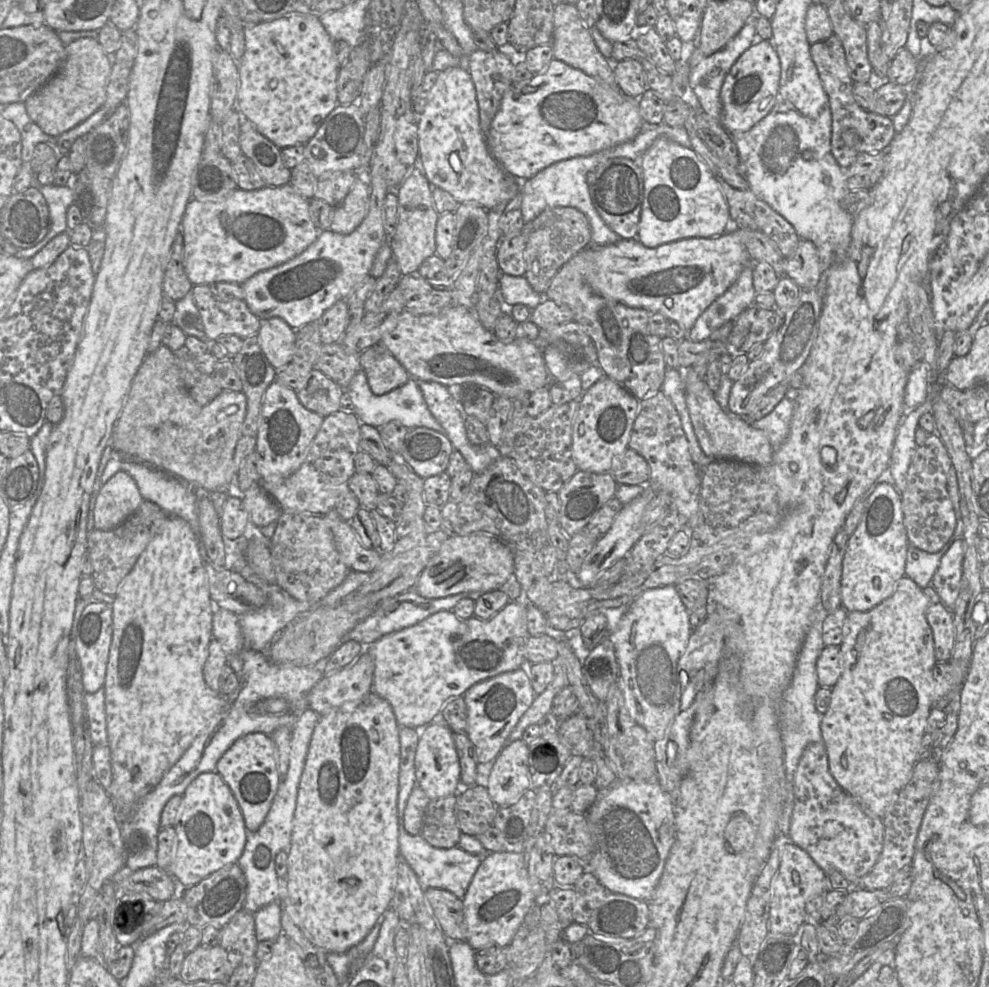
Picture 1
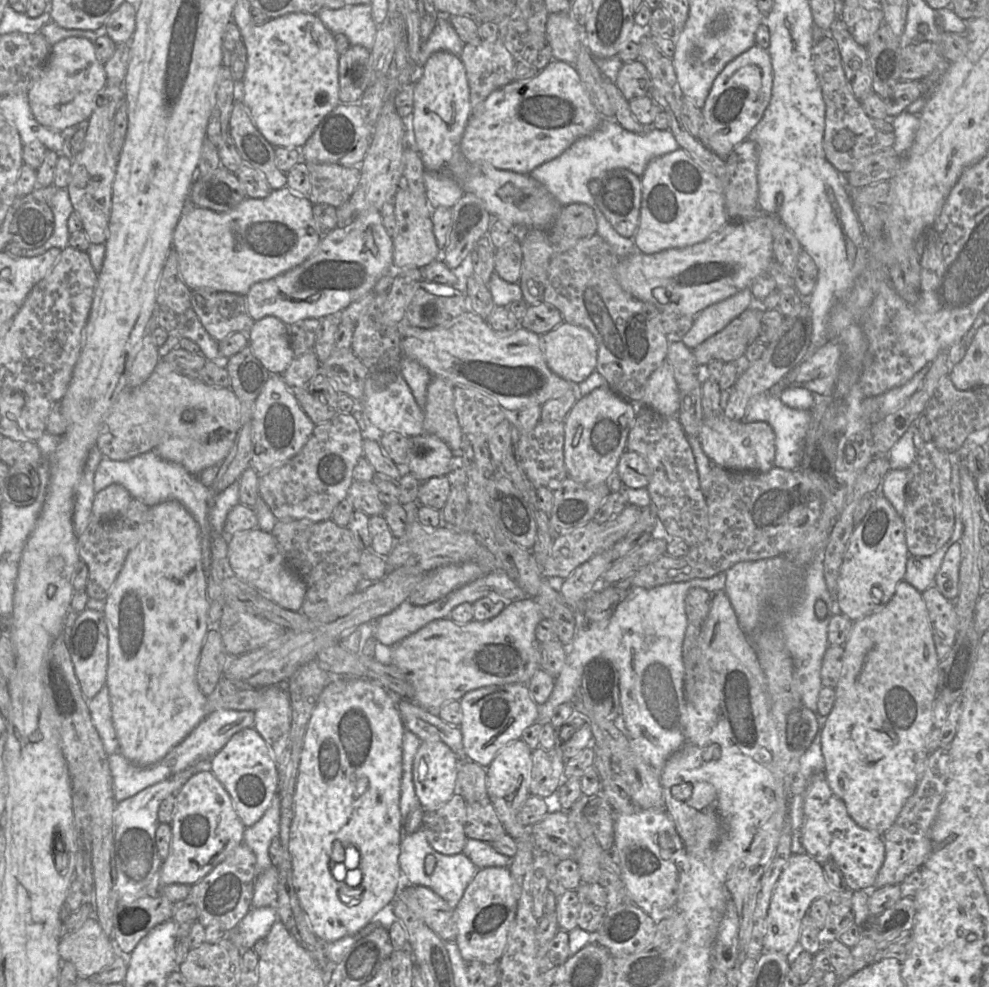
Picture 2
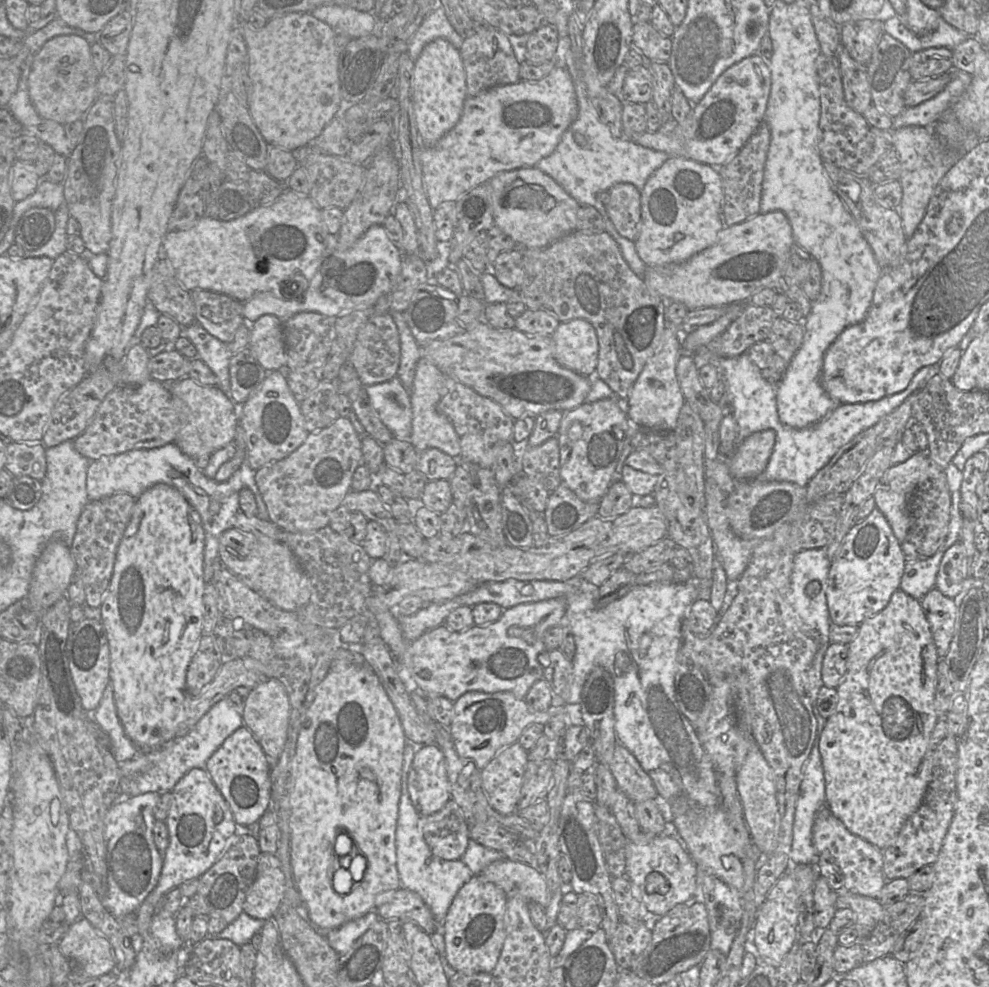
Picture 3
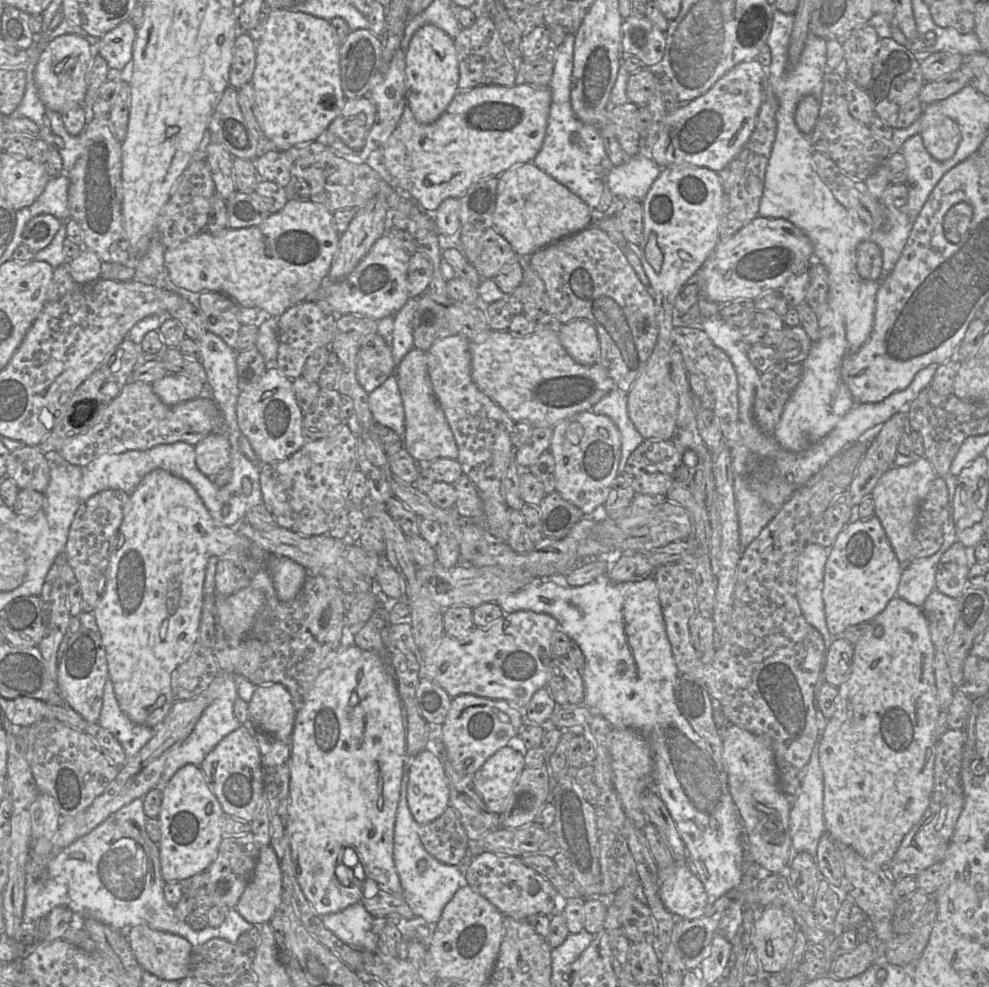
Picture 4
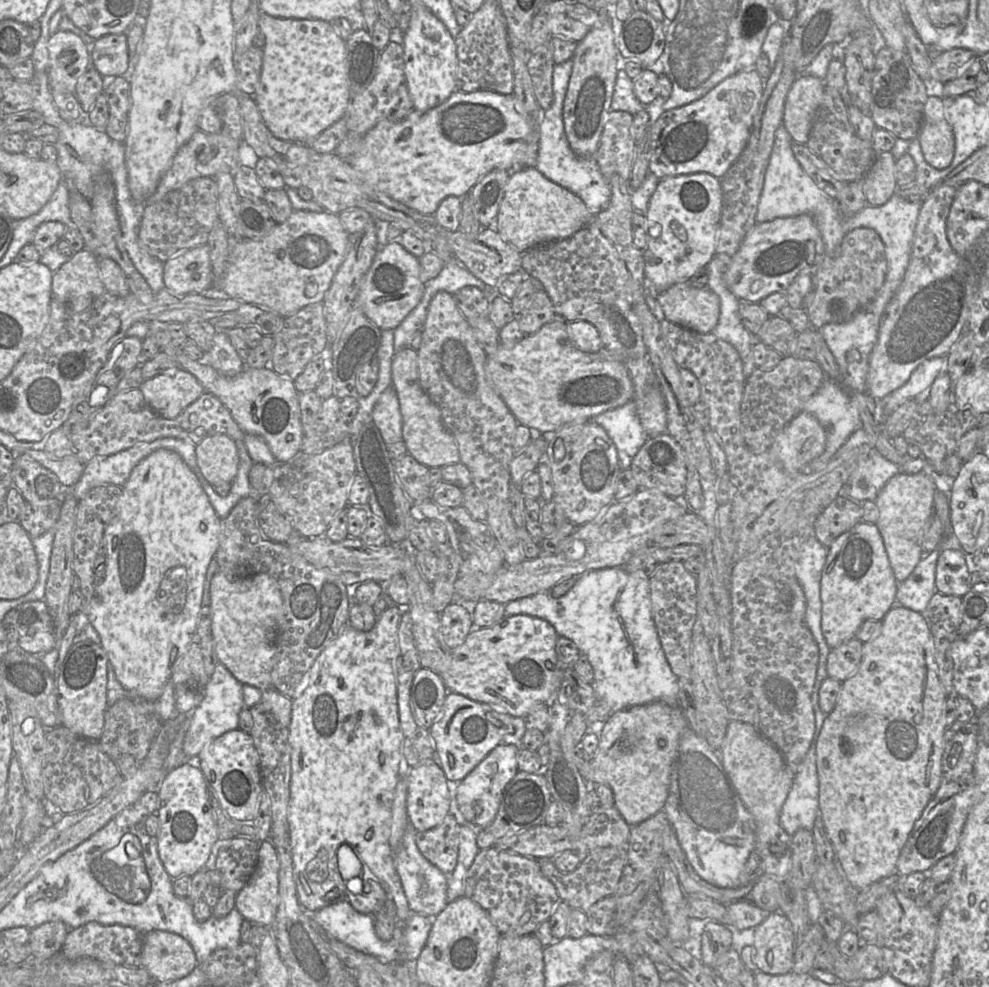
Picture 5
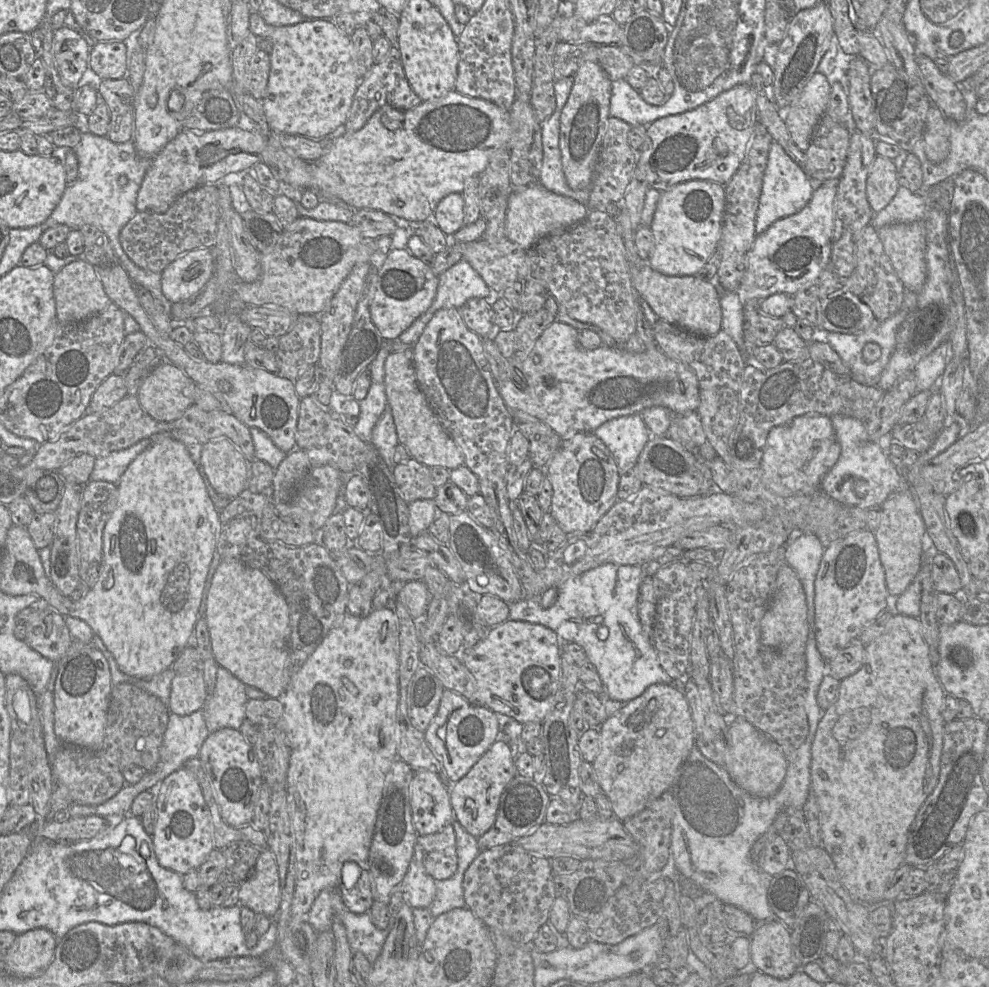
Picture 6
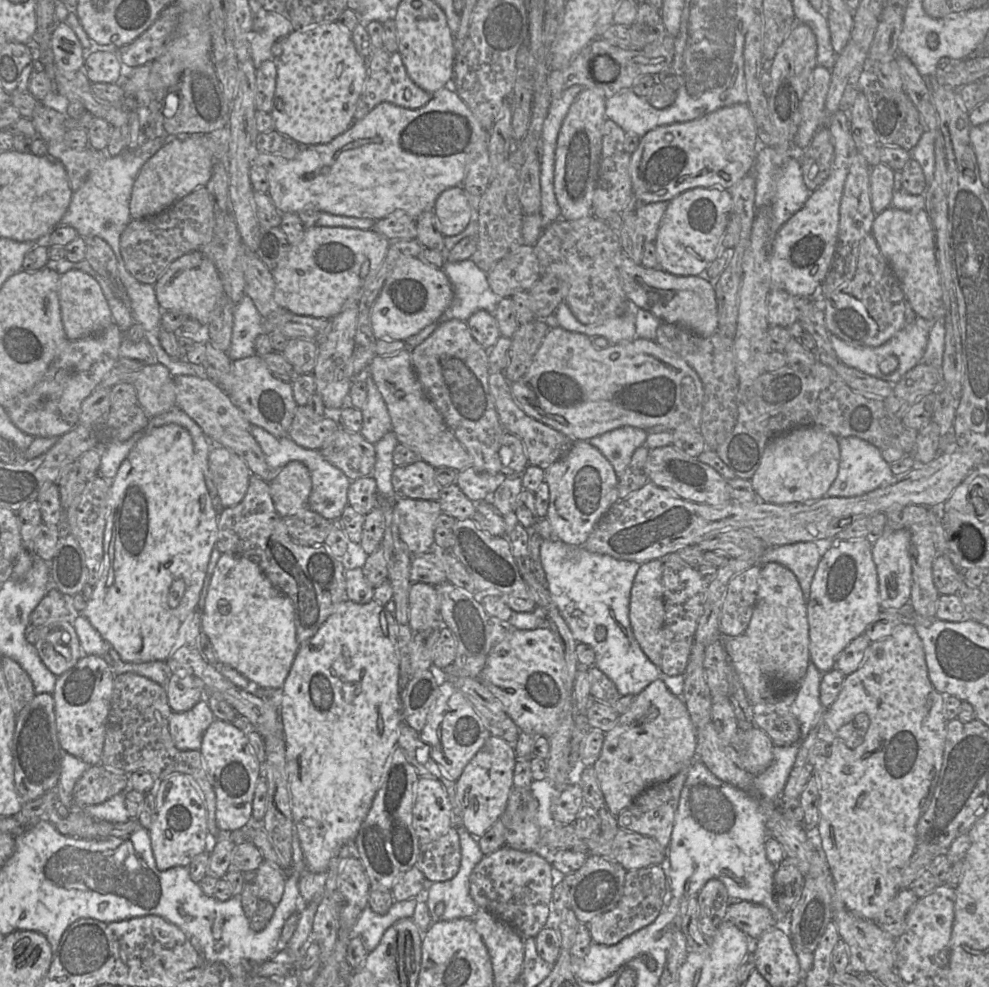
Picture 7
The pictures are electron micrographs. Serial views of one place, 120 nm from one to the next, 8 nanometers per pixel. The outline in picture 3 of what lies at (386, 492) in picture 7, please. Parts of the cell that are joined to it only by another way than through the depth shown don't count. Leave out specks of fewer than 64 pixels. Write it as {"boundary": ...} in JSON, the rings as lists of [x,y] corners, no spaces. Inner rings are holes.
{"boundary":[[[395,376],[391,380],[366,386],[372,406],[394,438],[410,441],[412,407],[409,392]]]}

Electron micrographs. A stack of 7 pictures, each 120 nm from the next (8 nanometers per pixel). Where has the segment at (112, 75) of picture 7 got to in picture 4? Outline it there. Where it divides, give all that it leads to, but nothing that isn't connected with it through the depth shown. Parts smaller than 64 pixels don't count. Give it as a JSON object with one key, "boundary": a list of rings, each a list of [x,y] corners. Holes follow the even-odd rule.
{"boundary":[[[130,20],[123,21],[98,39],[94,52],[105,59],[110,69],[122,70],[133,60],[136,31]]]}

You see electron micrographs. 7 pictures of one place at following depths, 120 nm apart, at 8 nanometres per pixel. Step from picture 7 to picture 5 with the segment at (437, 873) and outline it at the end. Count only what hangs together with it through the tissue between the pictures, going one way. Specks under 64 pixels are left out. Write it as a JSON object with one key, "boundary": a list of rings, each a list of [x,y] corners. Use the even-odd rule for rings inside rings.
{"boundary":[[[448,813],[439,825],[415,836],[421,854],[445,875],[450,875],[457,865],[459,831],[460,825],[453,814]]]}

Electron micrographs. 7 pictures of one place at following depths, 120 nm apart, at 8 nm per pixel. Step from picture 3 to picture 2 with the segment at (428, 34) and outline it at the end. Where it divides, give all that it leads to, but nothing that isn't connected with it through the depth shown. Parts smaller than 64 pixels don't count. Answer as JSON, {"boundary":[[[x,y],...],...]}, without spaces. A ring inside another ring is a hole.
{"boundary":[[[439,14],[432,34],[422,43],[418,60],[415,63],[416,67],[422,69],[429,57],[439,51],[446,51],[460,57],[464,45],[451,25],[449,18]]]}

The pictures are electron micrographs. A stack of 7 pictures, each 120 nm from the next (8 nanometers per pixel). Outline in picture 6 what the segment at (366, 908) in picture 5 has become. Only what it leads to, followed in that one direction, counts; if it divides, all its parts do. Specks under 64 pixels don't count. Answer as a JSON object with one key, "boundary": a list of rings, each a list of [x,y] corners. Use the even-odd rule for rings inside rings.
{"boundary":[[[368,861],[355,862],[361,868],[361,875],[352,888],[346,888],[343,884],[339,892],[346,907],[355,914],[363,914],[370,910],[374,899],[371,889],[371,877]]]}

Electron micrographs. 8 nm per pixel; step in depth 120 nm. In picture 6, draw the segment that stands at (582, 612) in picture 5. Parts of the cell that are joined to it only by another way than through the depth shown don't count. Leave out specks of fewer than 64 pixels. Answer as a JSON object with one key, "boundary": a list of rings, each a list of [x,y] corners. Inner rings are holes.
{"boundary":[[[604,564],[560,584],[557,587],[557,601],[548,609],[541,607],[539,598],[523,598],[514,603],[508,603],[509,619],[544,625],[553,630],[562,643],[571,642],[580,645],[601,678],[606,698],[625,704],[640,696],[653,684],[672,684],[673,682],[673,679],[661,667],[651,636],[639,619],[638,599],[640,586],[645,577],[642,568],[638,565]]]}

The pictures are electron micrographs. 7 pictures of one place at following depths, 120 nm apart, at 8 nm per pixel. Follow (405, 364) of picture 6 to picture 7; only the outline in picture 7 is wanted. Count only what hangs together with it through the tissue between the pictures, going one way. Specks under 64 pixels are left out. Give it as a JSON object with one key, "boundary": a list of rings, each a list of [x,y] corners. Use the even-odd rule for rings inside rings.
{"boundary":[[[410,348],[394,354],[375,355],[368,369],[384,398],[399,443],[417,452],[434,468],[448,467],[459,472],[473,467],[470,454],[446,425],[418,380]]]}

